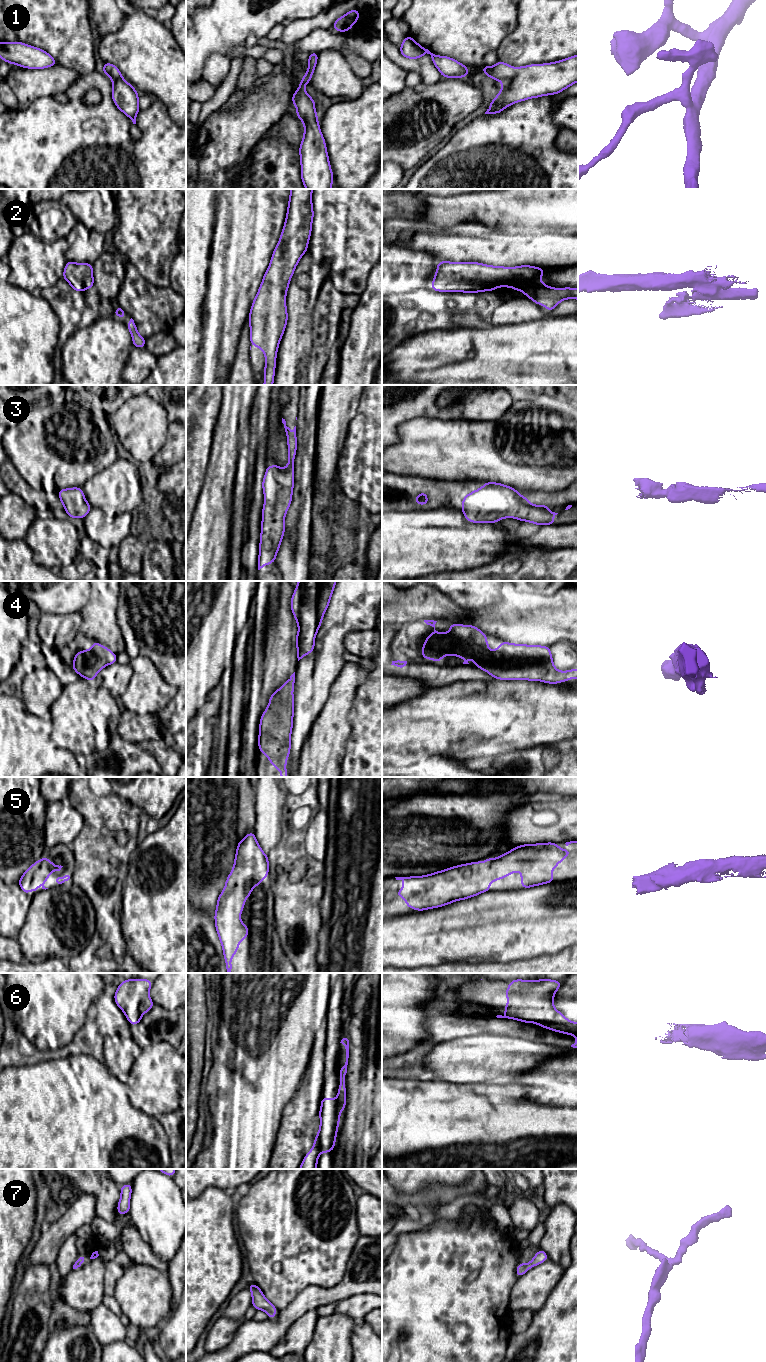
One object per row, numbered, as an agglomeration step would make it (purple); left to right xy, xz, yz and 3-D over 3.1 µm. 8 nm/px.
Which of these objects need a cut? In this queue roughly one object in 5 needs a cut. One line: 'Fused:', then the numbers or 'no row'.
Fused: no row

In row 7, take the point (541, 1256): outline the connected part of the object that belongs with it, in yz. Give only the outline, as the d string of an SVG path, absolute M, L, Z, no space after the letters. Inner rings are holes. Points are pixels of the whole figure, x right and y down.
M539 1249L538 1252L534 1255L533 1259L528 1263L519 1263L516 1267L516 1277L520 1278L523 1276L530 1268L533 1268L549 1259L547 1253Z

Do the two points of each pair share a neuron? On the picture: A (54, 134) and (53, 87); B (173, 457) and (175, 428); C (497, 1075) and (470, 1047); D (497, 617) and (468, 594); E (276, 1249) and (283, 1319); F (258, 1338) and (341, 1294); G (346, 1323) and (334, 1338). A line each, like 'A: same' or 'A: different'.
A: different
B: same
C: same
D: different
E: different
F: same
G: same

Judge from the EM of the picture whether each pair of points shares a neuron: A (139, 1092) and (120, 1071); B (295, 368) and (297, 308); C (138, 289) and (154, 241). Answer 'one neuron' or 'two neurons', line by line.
A: two neurons
B: one neuron
C: two neurons

